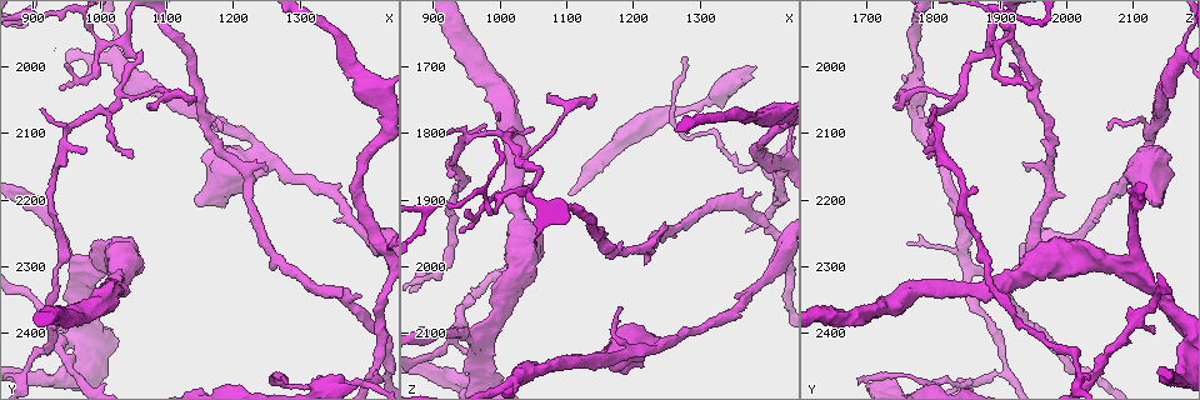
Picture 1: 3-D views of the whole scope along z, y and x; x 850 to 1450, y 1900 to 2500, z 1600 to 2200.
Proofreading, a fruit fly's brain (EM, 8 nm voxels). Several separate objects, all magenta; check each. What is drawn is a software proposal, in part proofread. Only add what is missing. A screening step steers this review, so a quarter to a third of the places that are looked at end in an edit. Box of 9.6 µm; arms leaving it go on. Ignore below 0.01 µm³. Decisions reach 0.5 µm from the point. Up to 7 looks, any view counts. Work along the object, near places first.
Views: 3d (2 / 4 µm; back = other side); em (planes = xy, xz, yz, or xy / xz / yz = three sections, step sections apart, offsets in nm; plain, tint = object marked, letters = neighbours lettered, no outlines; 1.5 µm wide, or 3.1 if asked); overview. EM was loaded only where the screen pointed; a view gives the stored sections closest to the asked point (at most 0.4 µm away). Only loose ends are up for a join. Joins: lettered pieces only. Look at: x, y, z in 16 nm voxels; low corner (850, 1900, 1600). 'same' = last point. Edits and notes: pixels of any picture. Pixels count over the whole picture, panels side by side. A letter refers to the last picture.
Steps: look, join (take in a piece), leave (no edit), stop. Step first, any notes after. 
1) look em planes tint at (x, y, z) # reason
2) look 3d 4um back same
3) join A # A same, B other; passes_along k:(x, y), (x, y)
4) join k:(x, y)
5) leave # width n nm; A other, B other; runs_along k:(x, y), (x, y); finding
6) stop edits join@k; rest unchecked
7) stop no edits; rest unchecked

look em xz step 4 tint at (1180, 2100, 2065) # an open end

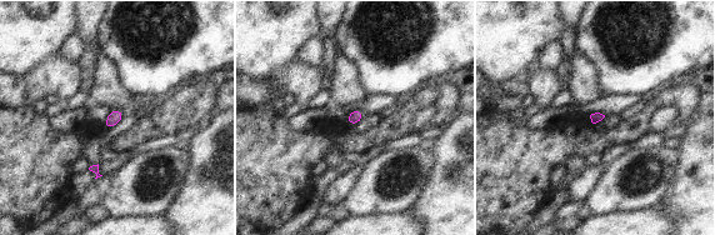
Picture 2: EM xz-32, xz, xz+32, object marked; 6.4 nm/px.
look em planes letters same

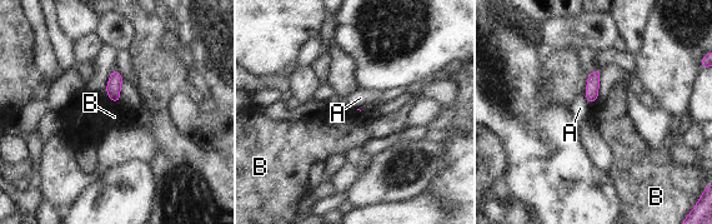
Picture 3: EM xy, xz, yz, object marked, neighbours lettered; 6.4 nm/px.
leave # longest_contact A 90 nm; A other, B other; border 3:(119, 101), (114, 104); no lettered piece goes on from it

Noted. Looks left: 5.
look 3d 2um at (940, 2030, 1950) # tapers out

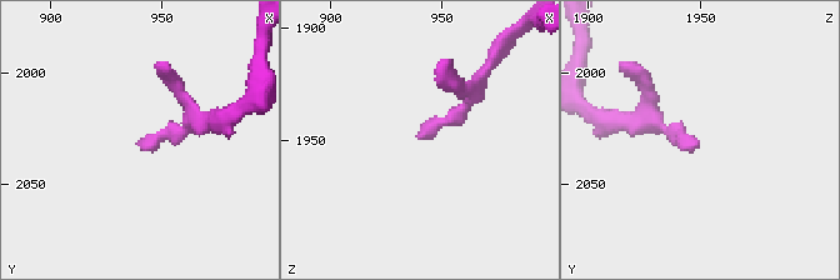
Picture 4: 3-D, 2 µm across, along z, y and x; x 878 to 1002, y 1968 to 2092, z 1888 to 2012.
look em xy step 8 tint at (938, 2031, 1949) # shape alone is not enough

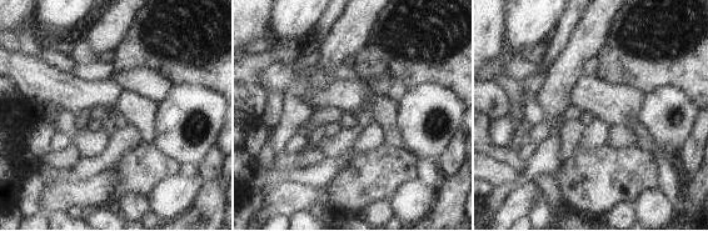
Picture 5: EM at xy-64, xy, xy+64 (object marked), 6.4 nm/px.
look em planes letters same

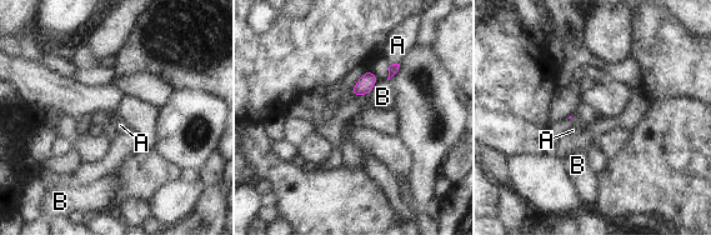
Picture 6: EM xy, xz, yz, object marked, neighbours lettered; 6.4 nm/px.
leave # A other, B other; border 6:(399, 63), (390, 65); none of them fits

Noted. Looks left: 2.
look 3d 2um at (980, 2125, 1785) # free end

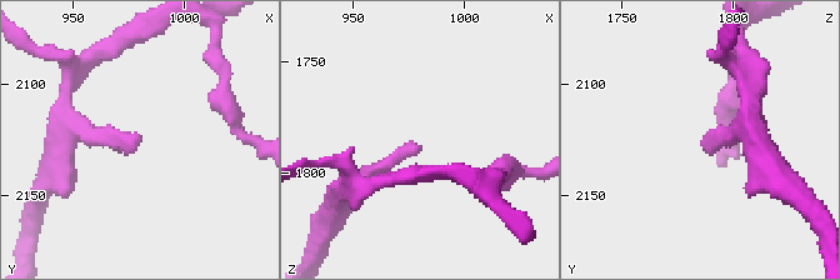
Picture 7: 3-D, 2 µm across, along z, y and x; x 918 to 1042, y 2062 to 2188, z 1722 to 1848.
look em xz step 4 letters at (980, 2126, 1788) # now the EM

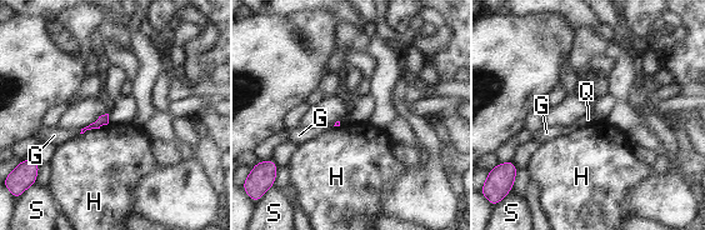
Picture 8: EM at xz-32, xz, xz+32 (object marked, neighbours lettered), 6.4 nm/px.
leave # longest_contact H 200 nm; G other, H other, Q other, S other; border 8:(108, 123), (80, 134); no lettered piece goes on from it

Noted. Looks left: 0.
stop no edits; rest unchecked

